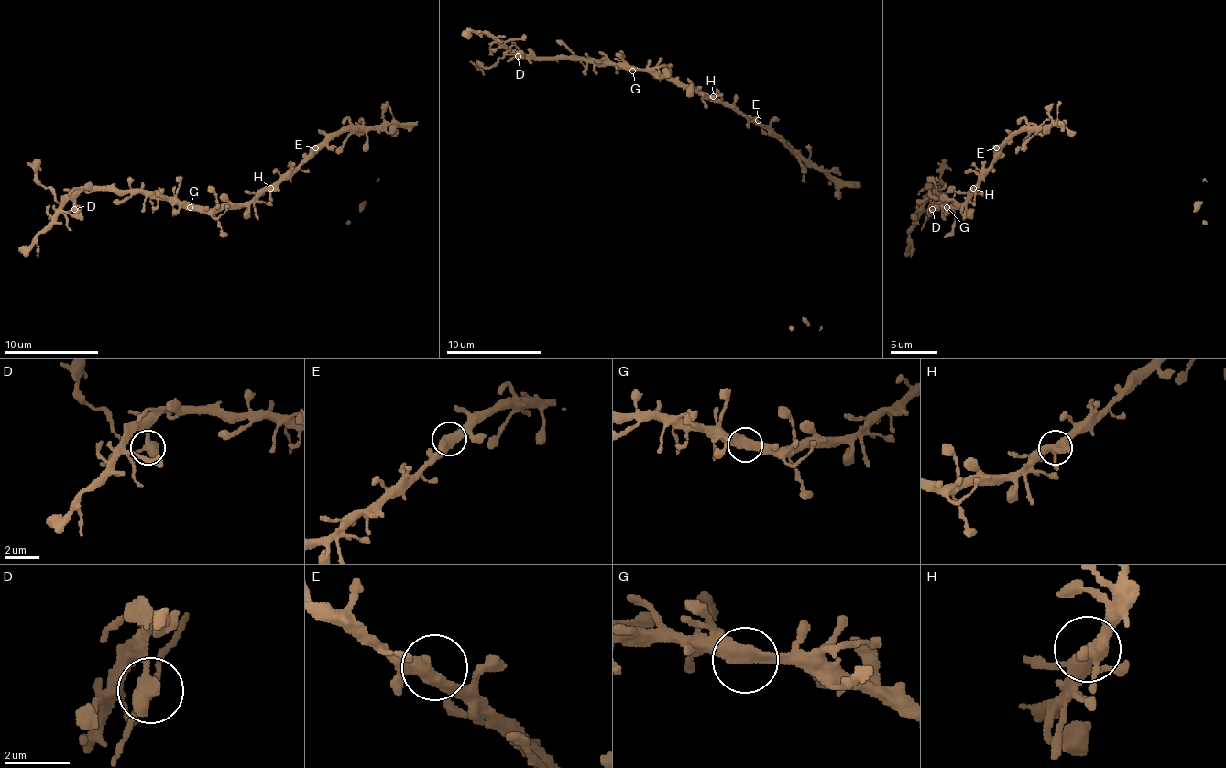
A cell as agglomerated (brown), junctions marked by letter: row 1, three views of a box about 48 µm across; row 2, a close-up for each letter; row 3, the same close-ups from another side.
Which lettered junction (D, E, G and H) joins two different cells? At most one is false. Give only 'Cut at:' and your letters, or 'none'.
Cut at: D

